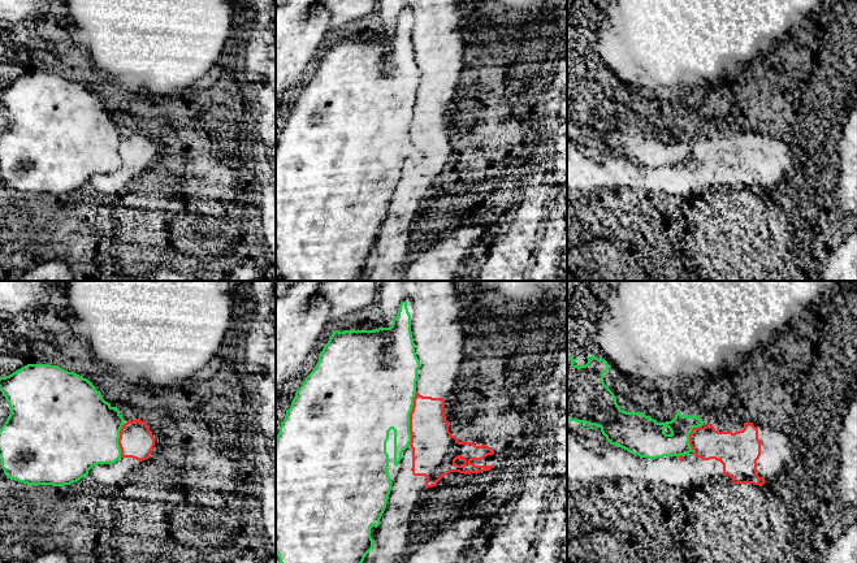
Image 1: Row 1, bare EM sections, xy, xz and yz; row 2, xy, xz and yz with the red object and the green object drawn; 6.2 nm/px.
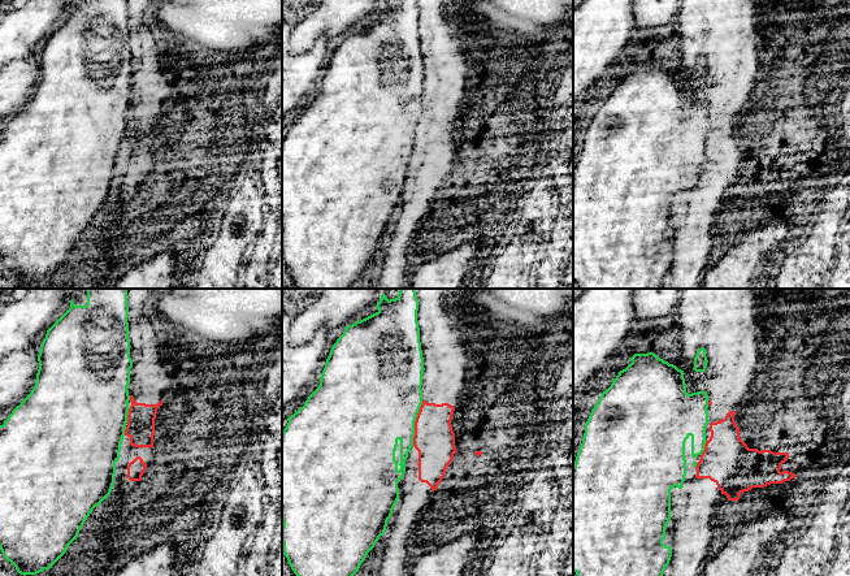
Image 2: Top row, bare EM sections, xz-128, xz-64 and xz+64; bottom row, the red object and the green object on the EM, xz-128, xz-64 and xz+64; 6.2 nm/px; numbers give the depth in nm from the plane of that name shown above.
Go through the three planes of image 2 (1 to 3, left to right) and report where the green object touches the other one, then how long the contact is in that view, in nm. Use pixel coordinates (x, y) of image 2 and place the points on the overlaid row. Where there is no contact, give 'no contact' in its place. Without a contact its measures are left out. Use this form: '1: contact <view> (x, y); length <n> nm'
1: contact xz-128 (128, 416); length 80 nm
2: contact xz-64 (415, 423); length 280 nm
3: contact xz+64 (705, 449); length 90 nm

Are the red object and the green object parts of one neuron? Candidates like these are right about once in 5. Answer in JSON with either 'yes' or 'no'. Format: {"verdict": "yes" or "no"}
{"verdict": "no"}

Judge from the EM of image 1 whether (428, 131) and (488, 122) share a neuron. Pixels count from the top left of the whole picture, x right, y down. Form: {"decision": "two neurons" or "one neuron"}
{"decision": "two neurons"}

